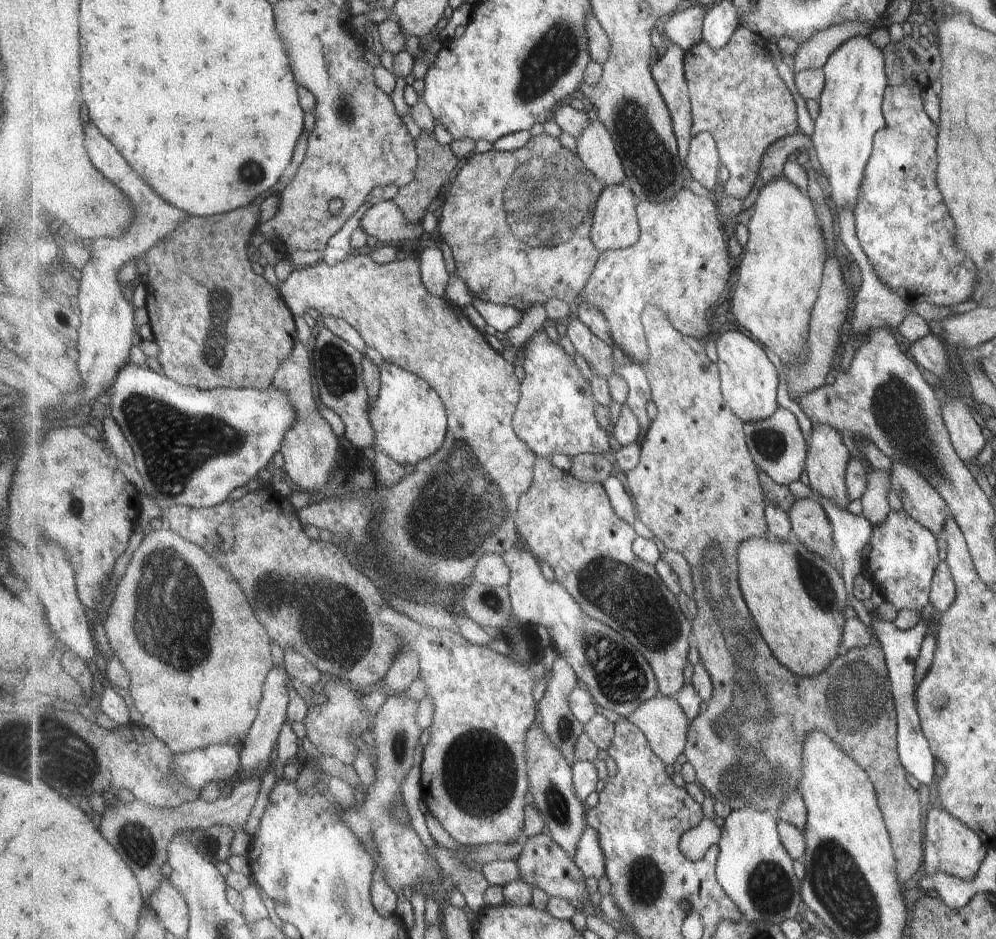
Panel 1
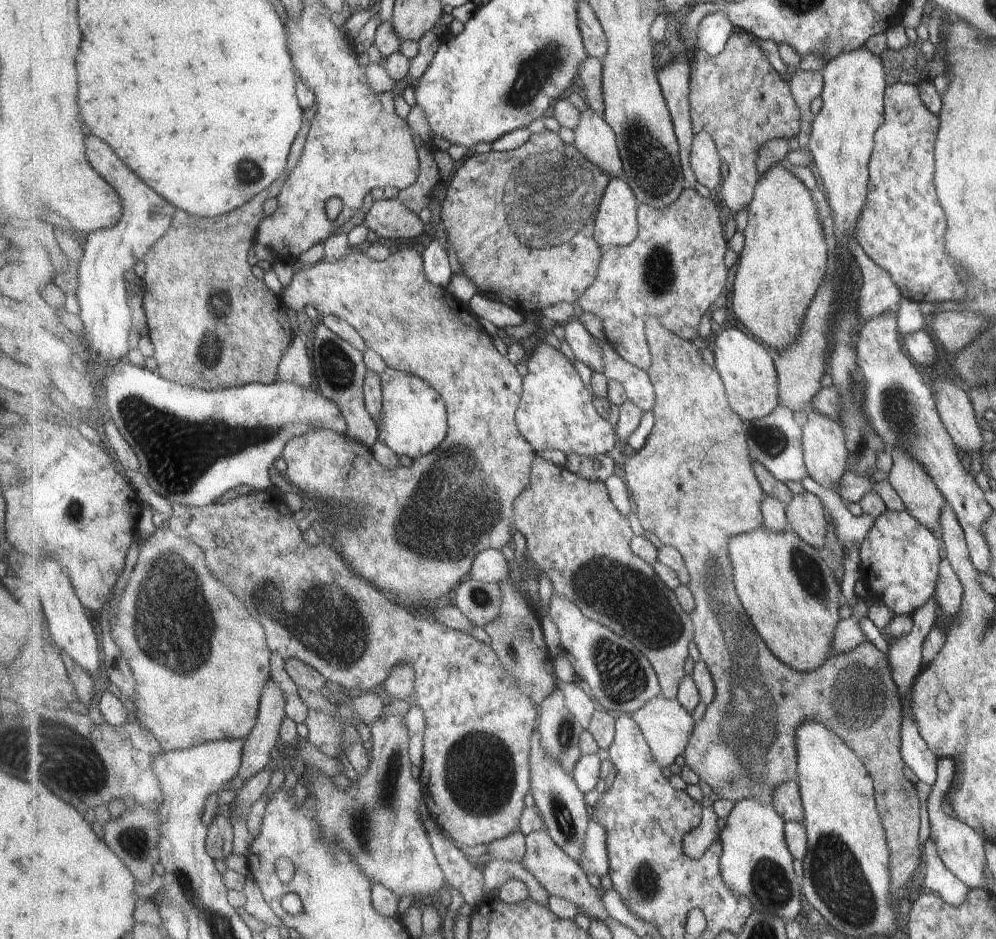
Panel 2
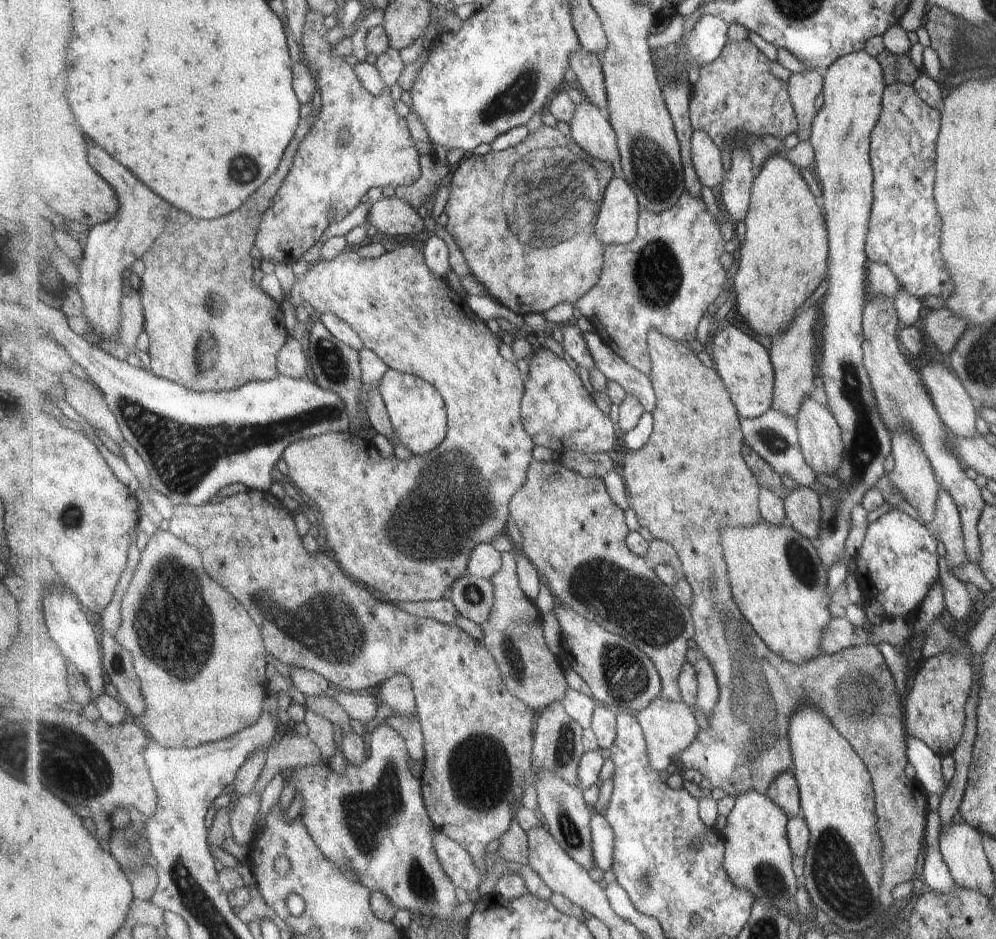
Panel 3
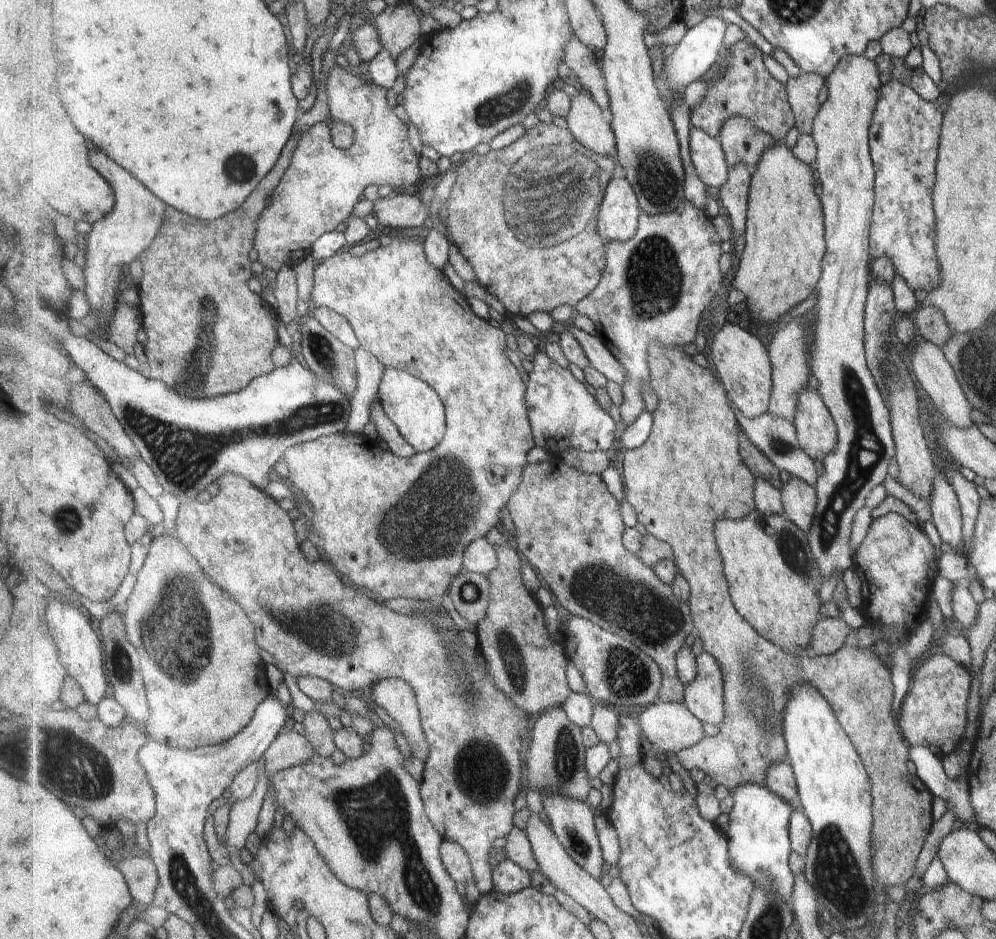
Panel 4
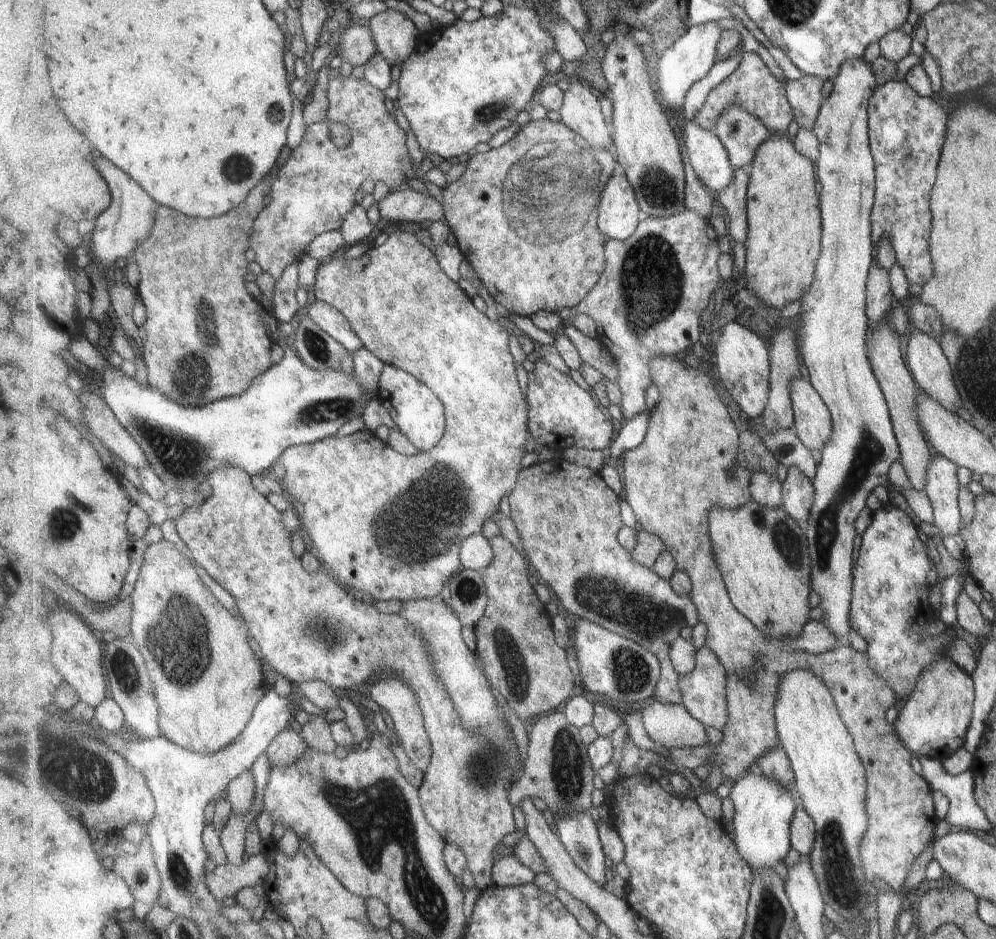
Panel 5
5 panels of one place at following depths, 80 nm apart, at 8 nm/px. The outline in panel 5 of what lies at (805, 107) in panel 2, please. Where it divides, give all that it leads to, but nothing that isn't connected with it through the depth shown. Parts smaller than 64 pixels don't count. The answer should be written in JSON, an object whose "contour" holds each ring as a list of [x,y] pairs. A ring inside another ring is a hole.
{"contour":[[[802,74],[798,79],[787,80],[786,93],[794,108],[794,120],[799,128],[813,131],[822,101],[819,77]]]}

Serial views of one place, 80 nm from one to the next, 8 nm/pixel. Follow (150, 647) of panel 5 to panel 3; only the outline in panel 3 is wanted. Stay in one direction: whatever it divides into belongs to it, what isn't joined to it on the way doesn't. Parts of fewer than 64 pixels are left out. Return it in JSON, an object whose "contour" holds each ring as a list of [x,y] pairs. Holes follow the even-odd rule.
{"contour":[[[167,526],[161,527],[148,544],[149,548],[147,548],[147,552],[143,552],[141,562],[137,566],[137,572],[135,572],[135,576],[132,576],[129,592],[123,598],[123,624],[121,624],[121,630],[118,630],[119,634],[116,638],[133,654],[135,669],[141,678],[143,697],[147,706],[145,714],[141,716],[141,722],[143,722],[141,725],[154,741],[165,746],[165,748],[196,748],[230,738],[257,723],[257,720],[261,718],[261,712],[264,710],[265,698],[269,695],[267,674],[265,674],[265,670],[267,670],[265,658],[267,658],[268,651],[263,644],[262,630],[251,618],[243,604],[207,574],[201,554],[195,549],[195,546],[177,538]]]}

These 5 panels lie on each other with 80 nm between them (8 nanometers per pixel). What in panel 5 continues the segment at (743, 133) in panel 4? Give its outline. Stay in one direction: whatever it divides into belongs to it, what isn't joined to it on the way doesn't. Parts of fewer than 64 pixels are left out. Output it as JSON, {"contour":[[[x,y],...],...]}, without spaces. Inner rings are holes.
{"contour":[[[740,107],[722,114],[715,132],[727,147],[735,168],[752,166],[759,147],[773,135],[760,118]]]}

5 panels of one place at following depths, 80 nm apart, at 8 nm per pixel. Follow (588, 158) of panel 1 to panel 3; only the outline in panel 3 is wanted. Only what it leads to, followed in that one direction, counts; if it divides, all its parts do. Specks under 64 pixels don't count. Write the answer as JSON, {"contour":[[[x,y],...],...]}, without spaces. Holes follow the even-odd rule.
{"contour":[[[585,97],[575,106],[575,114],[570,123],[572,138],[583,151],[601,162],[607,162],[615,168],[619,179],[626,179],[625,172],[619,170],[621,158],[618,148],[618,135],[601,111],[589,98]]]}

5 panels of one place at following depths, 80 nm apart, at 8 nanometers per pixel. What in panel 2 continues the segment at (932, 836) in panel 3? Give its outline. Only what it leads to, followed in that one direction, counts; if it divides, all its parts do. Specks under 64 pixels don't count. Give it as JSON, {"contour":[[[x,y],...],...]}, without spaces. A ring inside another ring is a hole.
{"contour":[[[931,841],[924,842],[922,856],[921,876],[918,884],[940,896],[941,900],[949,906],[957,908],[965,900],[966,892],[969,890],[967,886],[957,880],[954,874],[951,874],[941,864],[936,857],[935,847]]]}

